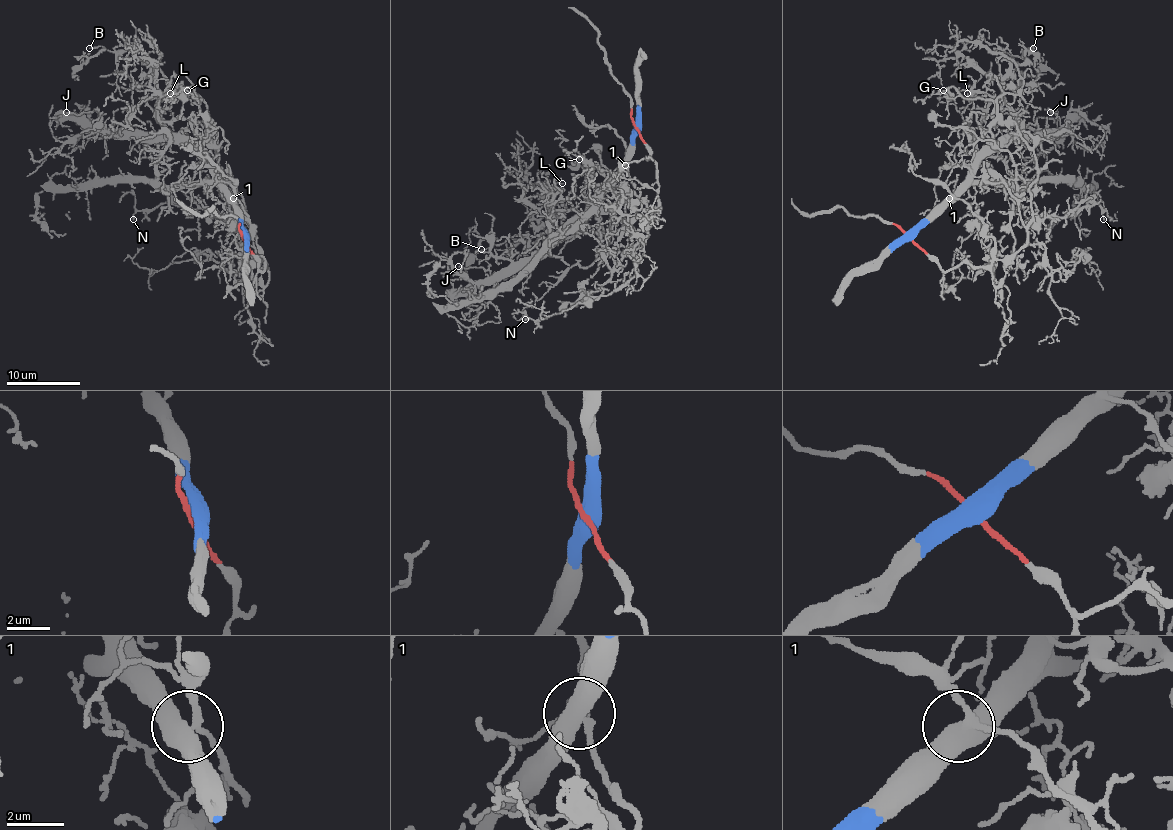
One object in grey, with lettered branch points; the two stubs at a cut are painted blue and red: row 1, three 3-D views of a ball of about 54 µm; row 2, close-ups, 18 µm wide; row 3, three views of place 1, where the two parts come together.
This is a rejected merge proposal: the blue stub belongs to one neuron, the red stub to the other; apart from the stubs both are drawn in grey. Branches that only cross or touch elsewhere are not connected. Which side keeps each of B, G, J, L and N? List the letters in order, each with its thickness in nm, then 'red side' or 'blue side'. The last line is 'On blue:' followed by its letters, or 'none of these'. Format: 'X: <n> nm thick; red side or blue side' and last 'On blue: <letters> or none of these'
B: 90 nm thick; red side
G: 120 nm thick; red side
J: 150 nm thick; blue side
L: 60 nm thick; blue side
N: 100 nm thick; red side
On blue: J, L

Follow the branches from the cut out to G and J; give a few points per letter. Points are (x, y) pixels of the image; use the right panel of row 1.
G: (910, 238), (945, 271), (963, 262), (1004, 260), (1015, 244), (1013, 157), (991, 131), (996, 104), (943, 91)
J: (910, 236), (995, 148), (1008, 142), (1050, 137), (1059, 127), (1059, 118), (1054, 111), (1050, 113)

